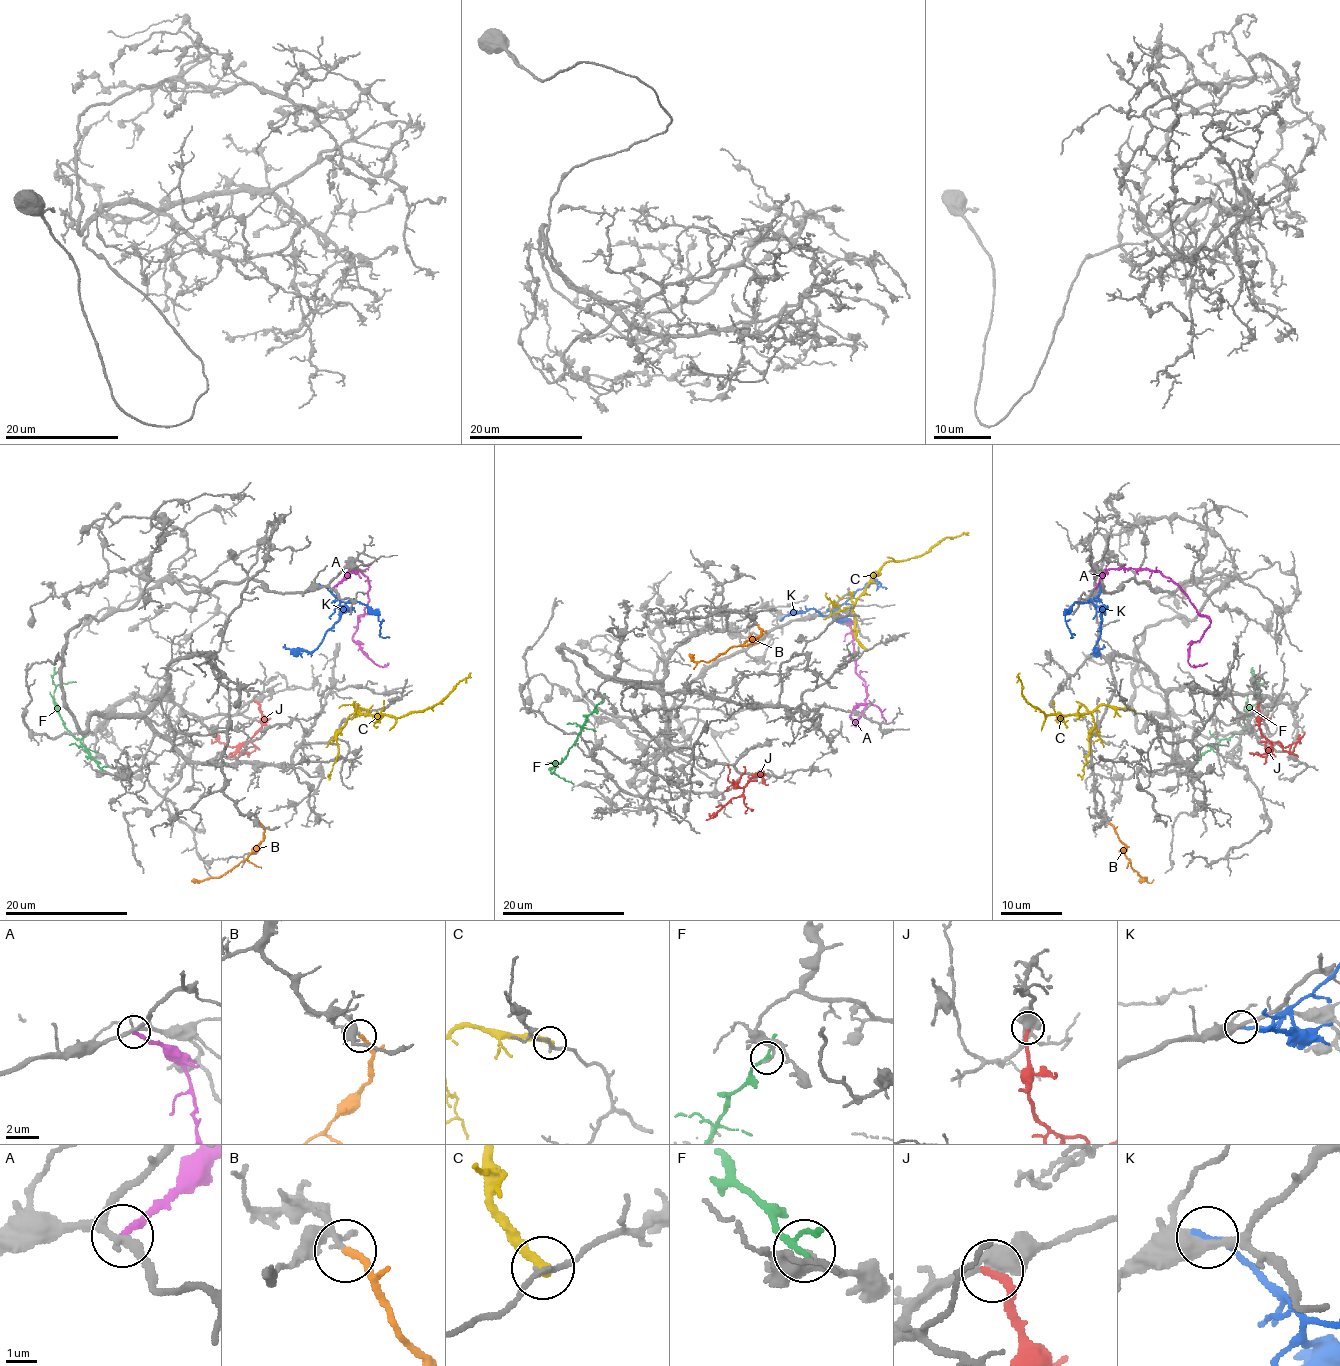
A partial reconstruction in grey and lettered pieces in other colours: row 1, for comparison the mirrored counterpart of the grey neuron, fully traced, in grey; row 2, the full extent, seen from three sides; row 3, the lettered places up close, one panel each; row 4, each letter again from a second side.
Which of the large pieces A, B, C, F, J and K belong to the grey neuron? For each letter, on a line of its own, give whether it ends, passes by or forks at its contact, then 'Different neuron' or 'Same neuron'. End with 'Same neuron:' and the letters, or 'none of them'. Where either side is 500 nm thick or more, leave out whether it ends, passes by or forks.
A: It ends there. Different neuron
B: It ends there. Same neuron
C: It ends there. Different neuron
F: It passes by. Different neuron
J: Same neuron
K: It ends there. Different neuron
Same neuron: B, J

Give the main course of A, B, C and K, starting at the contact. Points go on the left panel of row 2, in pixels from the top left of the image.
A: (333, 588), (356, 568), (367, 577), (368, 605), (357, 618), (353, 638), (380, 666), (387, 663)
B: (259, 823), (264, 829), (264, 840), (244, 860), (225, 873), (191, 881)
C: (368, 711), (357, 704), (356, 711), (359, 714), (390, 717), (423, 711), (436, 706), (471, 672)
K: (321, 585), (344, 608), (340, 618), (313, 651), (291, 651), (282, 646)

